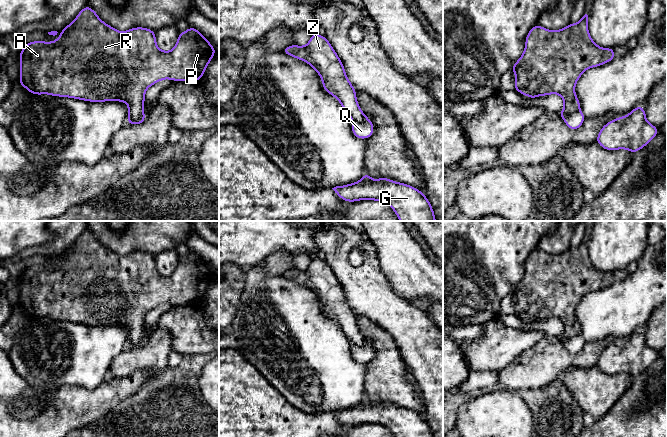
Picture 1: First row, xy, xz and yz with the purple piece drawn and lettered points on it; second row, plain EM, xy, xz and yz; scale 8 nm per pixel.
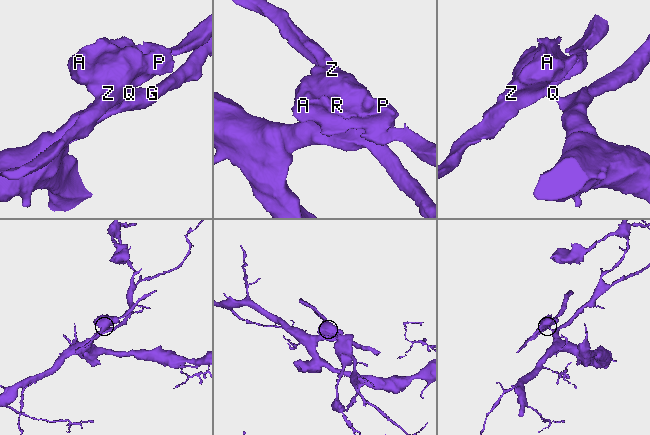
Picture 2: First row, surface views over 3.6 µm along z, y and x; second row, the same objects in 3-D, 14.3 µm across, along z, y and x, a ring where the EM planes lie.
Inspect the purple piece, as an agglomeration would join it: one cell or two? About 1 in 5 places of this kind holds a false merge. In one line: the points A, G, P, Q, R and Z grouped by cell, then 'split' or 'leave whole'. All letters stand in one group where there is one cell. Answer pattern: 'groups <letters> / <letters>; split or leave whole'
groups A P R Z / G Q; split

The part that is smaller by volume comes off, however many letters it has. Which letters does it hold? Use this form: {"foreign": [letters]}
{"foreign": ["A", "P", "R", "Z"]}

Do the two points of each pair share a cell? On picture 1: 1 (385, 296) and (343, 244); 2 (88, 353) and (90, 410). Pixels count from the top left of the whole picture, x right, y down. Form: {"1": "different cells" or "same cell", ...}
{"1": "same cell", "2": "different cells"}

